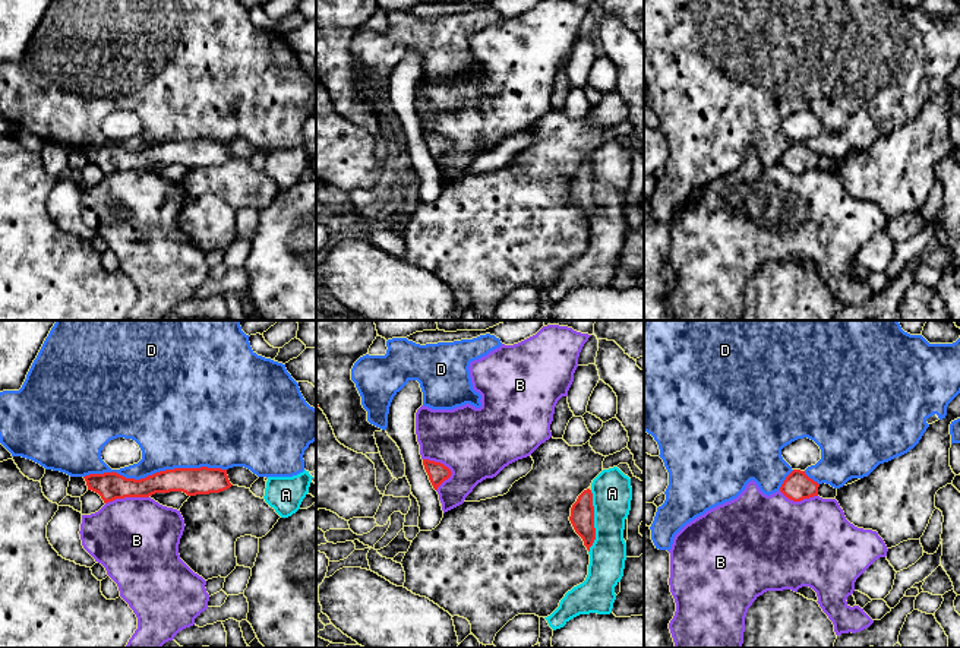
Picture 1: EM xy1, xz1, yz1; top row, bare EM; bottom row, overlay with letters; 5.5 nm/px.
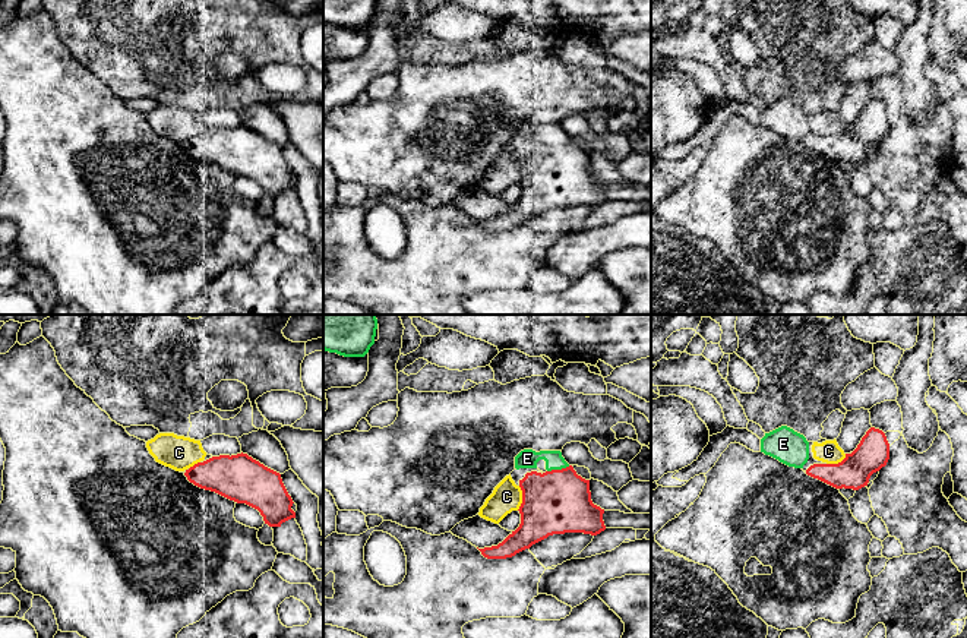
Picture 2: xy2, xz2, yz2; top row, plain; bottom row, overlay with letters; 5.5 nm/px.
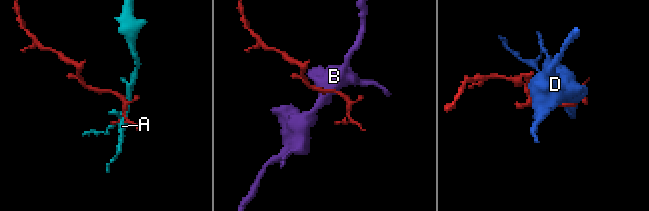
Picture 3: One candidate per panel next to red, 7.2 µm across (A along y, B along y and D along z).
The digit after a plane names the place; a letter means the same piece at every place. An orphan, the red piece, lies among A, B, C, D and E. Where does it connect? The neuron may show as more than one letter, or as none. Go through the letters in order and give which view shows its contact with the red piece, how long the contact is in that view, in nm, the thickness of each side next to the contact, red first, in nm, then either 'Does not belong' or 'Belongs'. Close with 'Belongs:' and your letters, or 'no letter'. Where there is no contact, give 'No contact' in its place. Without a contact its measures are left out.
A: Touches red in xz1. Shared border 340 nm. Thickness 130 nm (red) against 220 nm. Does not belong
B: Touches red in xz1. Shared border 200 nm. Thickness 110 nm (red) against 400 nm. Does not belong
C: Touches red in xz2. Shared border 140 nm. Thickness 360 nm (red) against 160 nm. Does not belong
D: Touches red in xy1. Shared border 800 nm. Thickness 150 nm (red) against 400 nm. Does not belong
E: Touches red in xz2. Shared border 130 nm. Thickness 360 nm (red) against 110 nm. Belongs
Belongs: E

